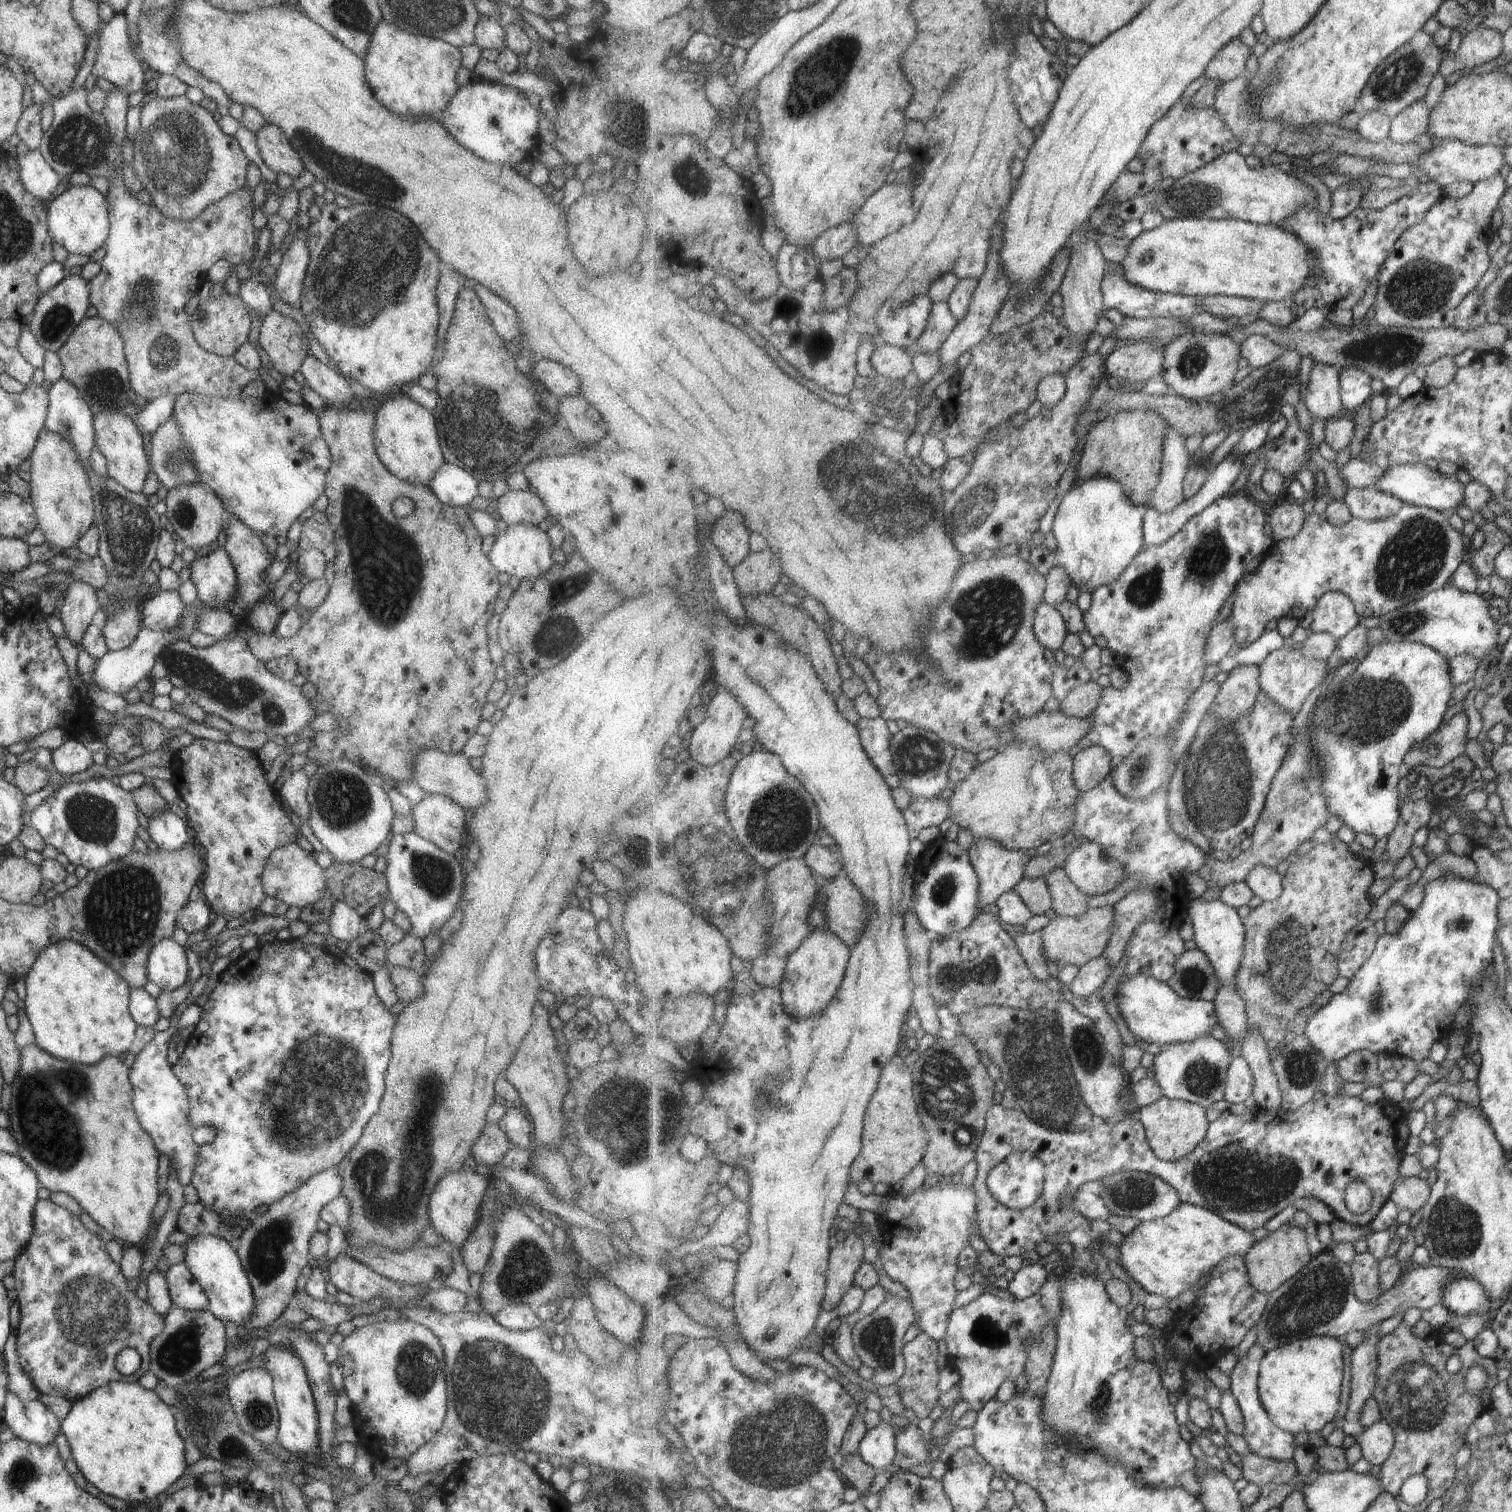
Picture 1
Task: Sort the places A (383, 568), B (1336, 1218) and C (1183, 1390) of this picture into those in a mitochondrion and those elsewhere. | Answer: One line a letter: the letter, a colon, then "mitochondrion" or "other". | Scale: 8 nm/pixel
A: mitochondrion
B: other
C: other

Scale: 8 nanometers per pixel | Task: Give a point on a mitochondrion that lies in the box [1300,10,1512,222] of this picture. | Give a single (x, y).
(1396, 79)

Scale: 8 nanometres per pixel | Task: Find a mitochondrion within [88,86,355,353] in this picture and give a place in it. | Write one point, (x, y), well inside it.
(178, 156)

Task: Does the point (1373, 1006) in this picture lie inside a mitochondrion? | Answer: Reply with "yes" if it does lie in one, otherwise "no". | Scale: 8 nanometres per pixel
yes

